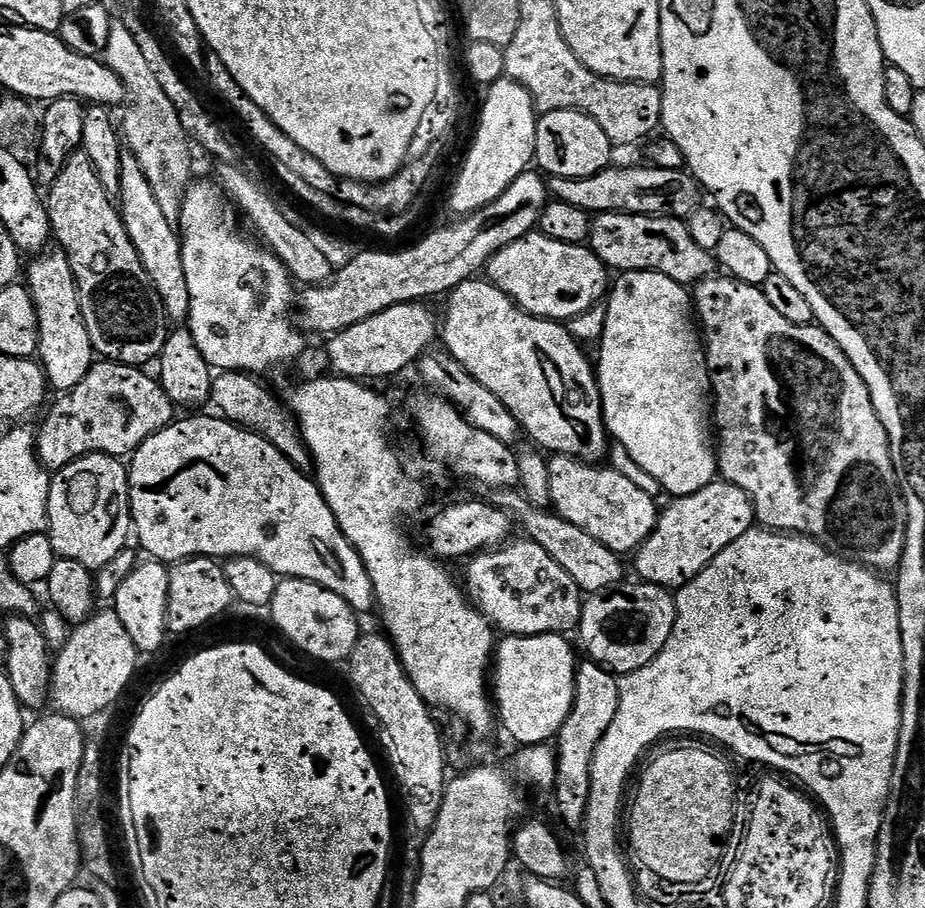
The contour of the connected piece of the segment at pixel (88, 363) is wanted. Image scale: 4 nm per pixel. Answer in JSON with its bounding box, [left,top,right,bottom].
[26,251,94,393]

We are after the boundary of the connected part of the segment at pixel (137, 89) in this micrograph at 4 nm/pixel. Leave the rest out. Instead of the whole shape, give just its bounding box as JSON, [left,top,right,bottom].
[102,23,194,226]

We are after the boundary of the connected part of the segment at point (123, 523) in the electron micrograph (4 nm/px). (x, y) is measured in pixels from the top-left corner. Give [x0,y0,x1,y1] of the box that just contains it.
[46,456,134,570]

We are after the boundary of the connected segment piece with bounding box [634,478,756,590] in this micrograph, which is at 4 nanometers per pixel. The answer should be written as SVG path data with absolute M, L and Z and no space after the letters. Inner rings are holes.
M720 478L708 484L702 490L698 490L689 496L682 496L671 501L668 509L659 513L656 529L650 534L650 538L634 553L636 559L636 572L645 584L657 584L669 590L679 590L695 578L730 542L742 538L742 534L751 532L754 527L756 511L752 508L752 500L738 486L728 483Z

